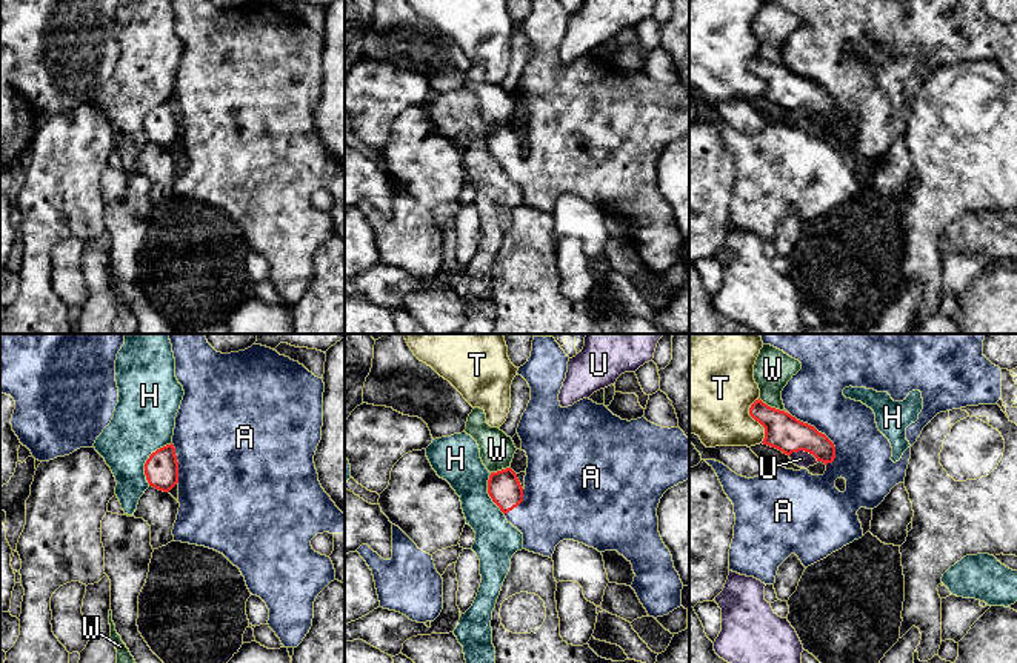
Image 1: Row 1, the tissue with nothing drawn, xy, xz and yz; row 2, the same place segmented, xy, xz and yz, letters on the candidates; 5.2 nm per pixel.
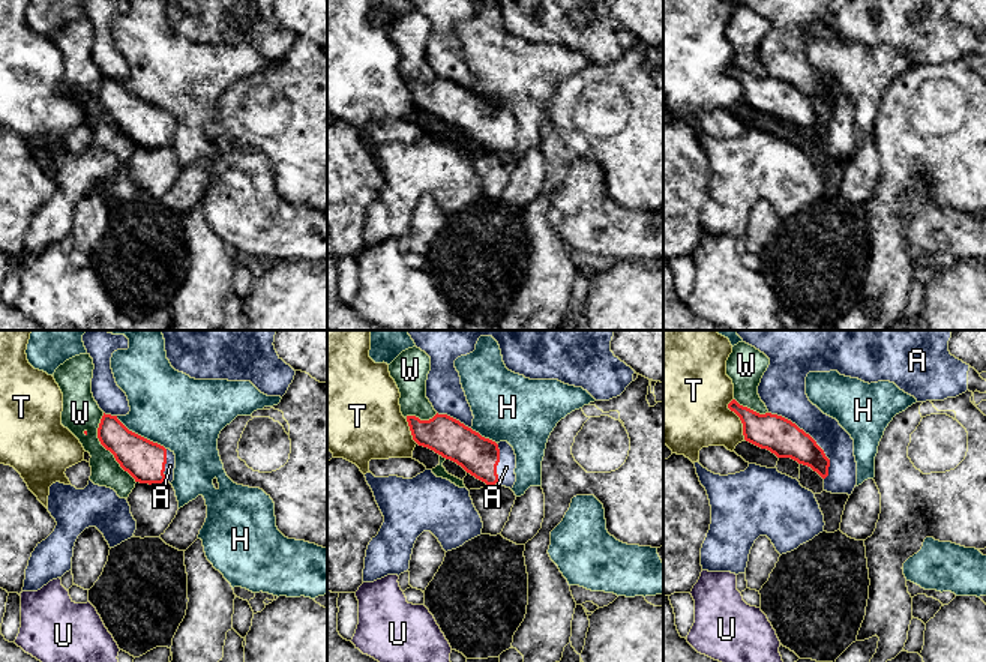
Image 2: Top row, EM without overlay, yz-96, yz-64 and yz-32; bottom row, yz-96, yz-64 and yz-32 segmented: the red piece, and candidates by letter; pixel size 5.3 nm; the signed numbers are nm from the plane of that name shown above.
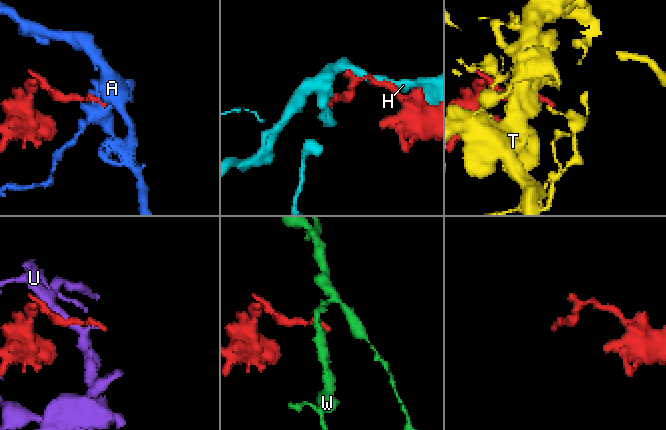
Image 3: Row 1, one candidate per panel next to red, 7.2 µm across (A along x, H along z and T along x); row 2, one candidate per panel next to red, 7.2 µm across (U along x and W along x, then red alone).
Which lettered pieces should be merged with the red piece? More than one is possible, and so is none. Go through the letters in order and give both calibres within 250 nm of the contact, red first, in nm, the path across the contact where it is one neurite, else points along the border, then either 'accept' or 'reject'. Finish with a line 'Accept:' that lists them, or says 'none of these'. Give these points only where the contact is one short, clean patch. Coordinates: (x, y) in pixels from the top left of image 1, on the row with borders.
A: calibres 190 and 300 nm; accept
H: calibres 180 and 320 nm; border xy (171, 442), (157, 448), (146, 460), (145, 479), (148, 485); reject
T: calibres 190 and 400 nm; reject
U: calibres 190 and 90 nm; reject
W: calibres 190 and 200 nm; reject
Accept: A

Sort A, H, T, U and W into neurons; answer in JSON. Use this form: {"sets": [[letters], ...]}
{"sets": [["A"], ["H"], ["T"], ["U"], ["W"]]}

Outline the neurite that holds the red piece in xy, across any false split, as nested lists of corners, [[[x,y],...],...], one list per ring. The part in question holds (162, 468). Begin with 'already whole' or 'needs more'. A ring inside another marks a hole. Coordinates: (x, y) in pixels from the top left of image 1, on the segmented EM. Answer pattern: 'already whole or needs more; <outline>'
already whole; [[[172,443],[149,455],[145,475],[149,486],[163,492],[169,492],[178,483],[178,461]]]

